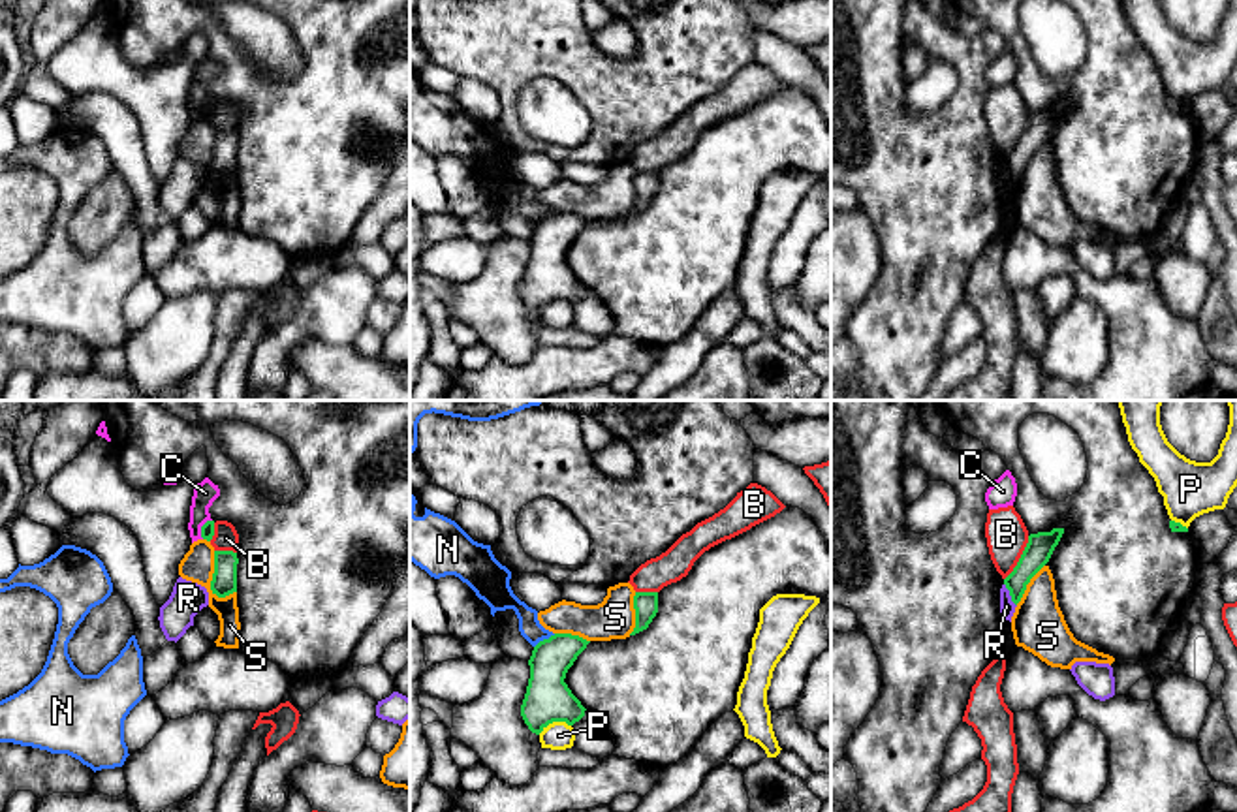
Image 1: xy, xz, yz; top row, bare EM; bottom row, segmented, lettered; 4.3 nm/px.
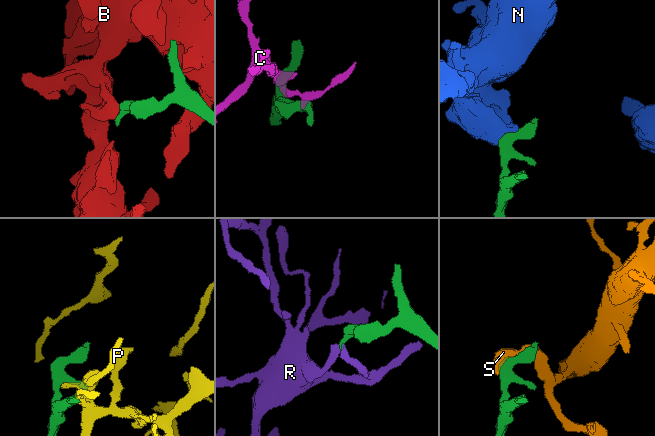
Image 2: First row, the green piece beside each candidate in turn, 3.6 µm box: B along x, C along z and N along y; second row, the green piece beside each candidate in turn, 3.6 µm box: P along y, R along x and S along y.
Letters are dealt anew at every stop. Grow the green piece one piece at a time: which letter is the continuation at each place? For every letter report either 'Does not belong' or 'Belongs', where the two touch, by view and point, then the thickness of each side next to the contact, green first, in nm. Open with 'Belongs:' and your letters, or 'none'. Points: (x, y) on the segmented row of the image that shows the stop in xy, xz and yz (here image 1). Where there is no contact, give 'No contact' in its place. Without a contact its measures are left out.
Belongs: none
B: Does not belong. Touches green at yz (1019, 559). Thickness 120 nm (green) against 180 nm
C: Does not belong. Touches green at xy (202, 529). Thickness 60 nm (green) against 100 nm
N: Does not belong. Touches green at xz (544, 640). Thickness 200 nm (green) against 100 nm
P: Does not belong. Touches green at xz (553, 720). Thickness 200 nm (green) against 120 nm
R: Does not belong. Touches green at yz (1010, 594). Thickness 120 nm (green) against 60 nm
S: Does not belong. Touches green at xy (213, 577). Thickness 110 nm (green) against 140 nm

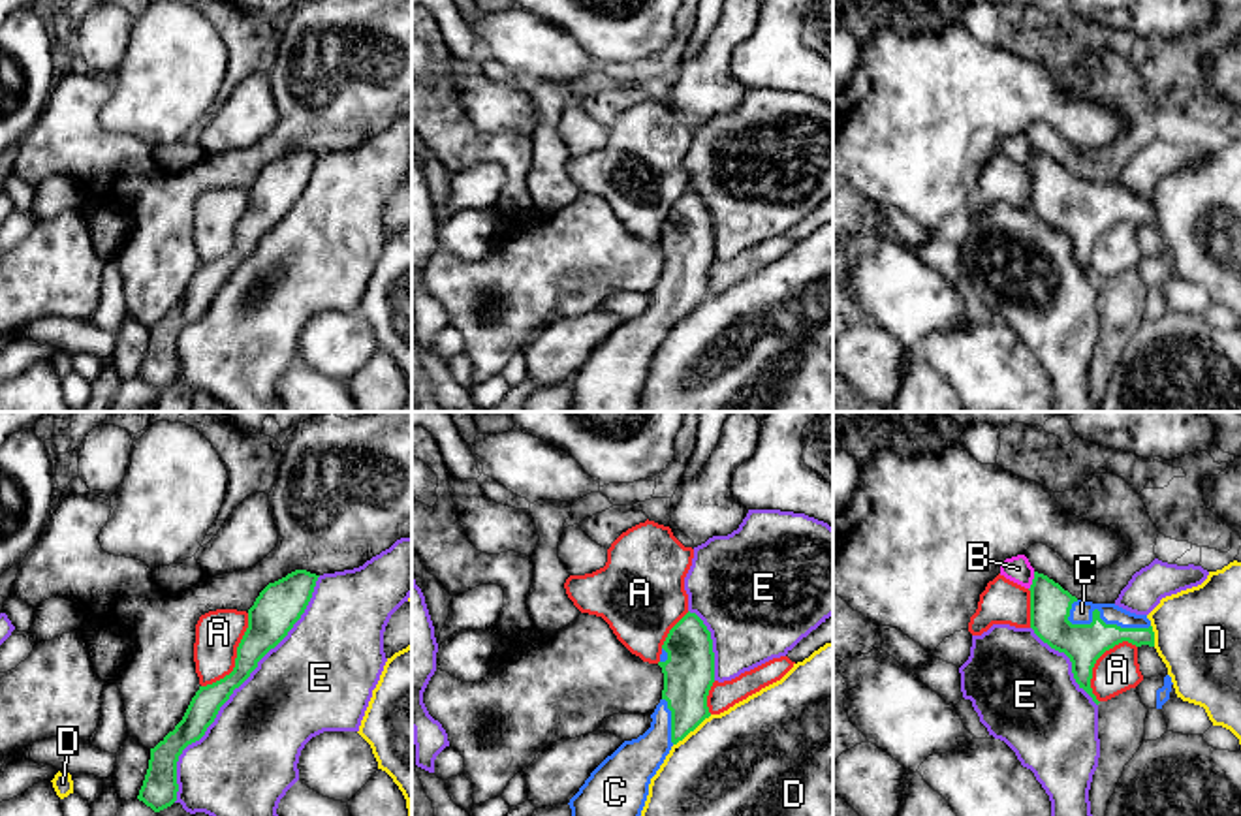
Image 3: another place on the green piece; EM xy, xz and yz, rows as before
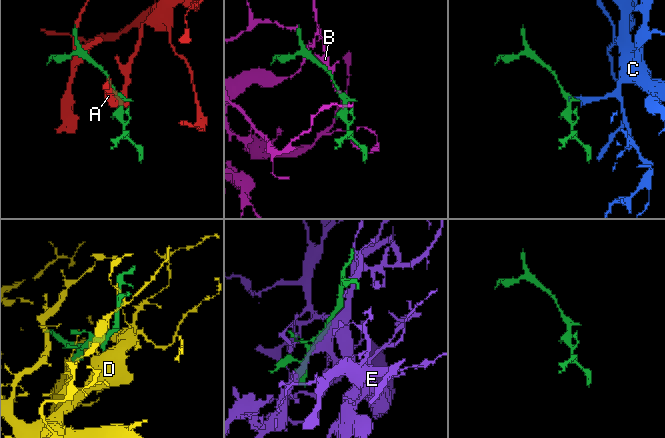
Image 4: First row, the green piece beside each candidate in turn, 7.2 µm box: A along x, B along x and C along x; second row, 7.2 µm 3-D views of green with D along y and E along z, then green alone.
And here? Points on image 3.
Belongs: C
A: Does not belong. Touches green at xy (237, 657). Thickness 200 nm (green) against 190 nm
B: Does not belong. Touches green at yz (1033, 581). Thickness 180 nm (green) against 110 nm
C: Belongs. Touches green at yz (1100, 619). Thickness 180 nm (green) against 100 nm
D: Does not belong. Touches green at xz (692, 730). Thickness 220 nm (green) against 460 nm
E: Does not belong. Touches green at xy (234, 689). Thickness 140 nm (green) against 400 nm

